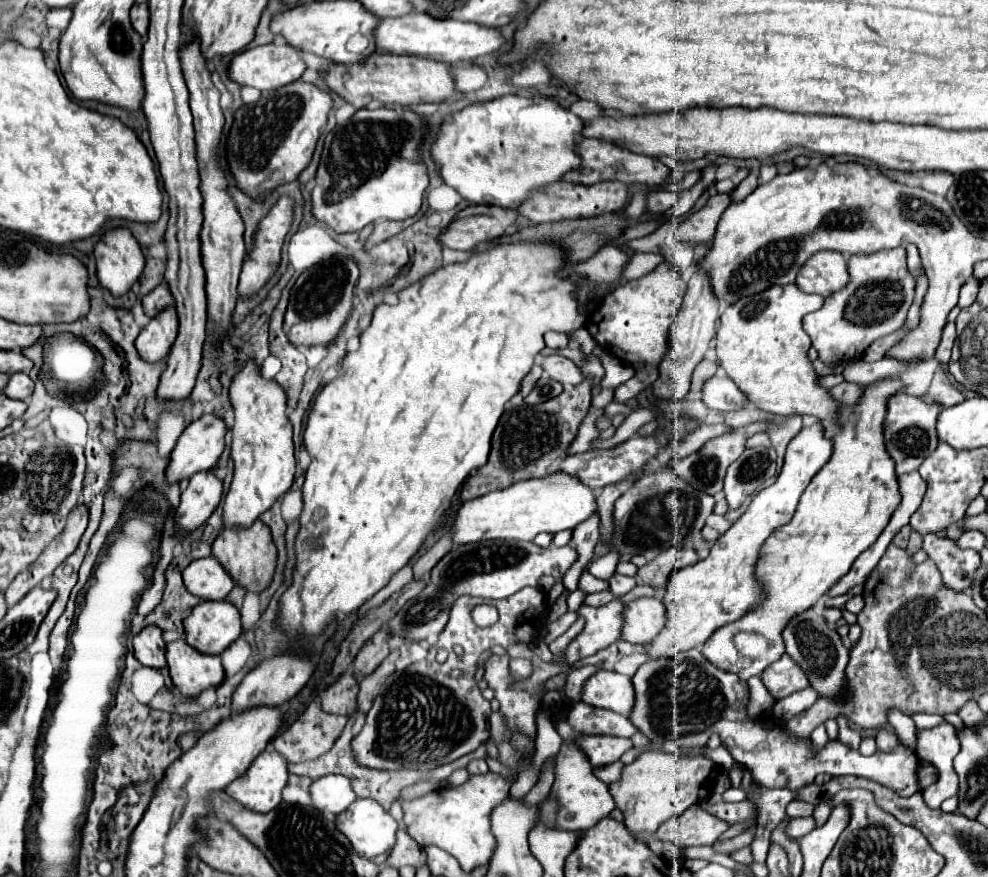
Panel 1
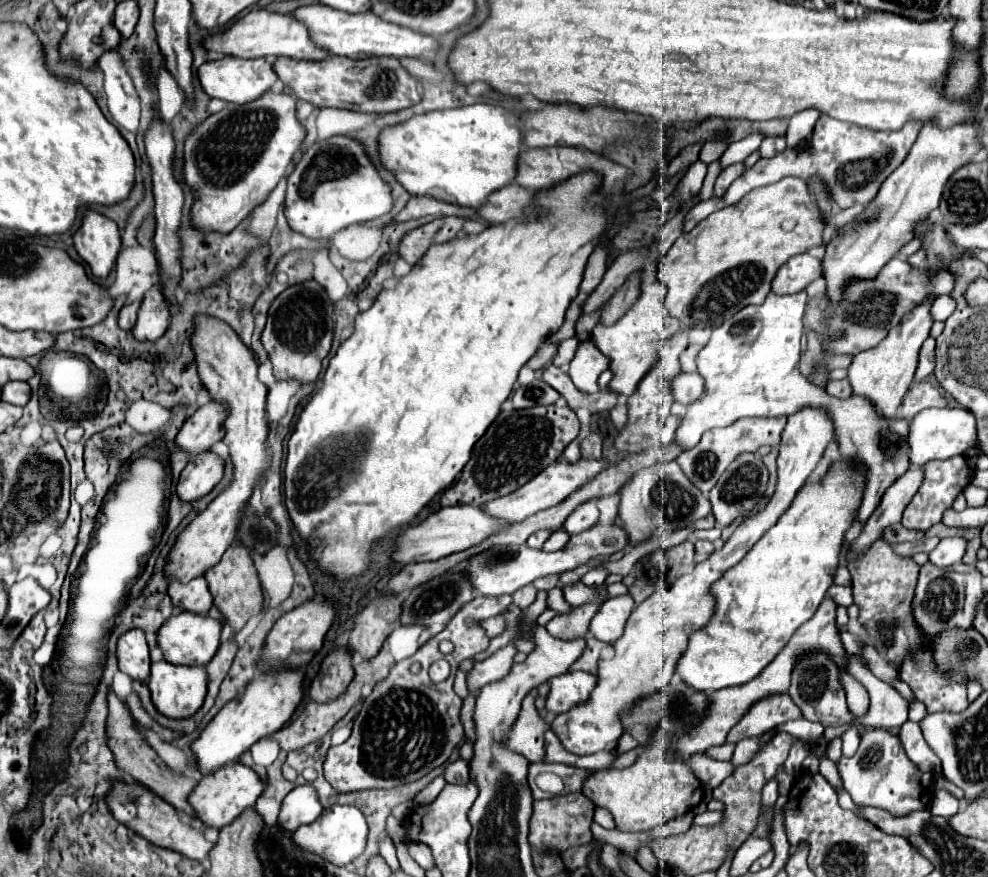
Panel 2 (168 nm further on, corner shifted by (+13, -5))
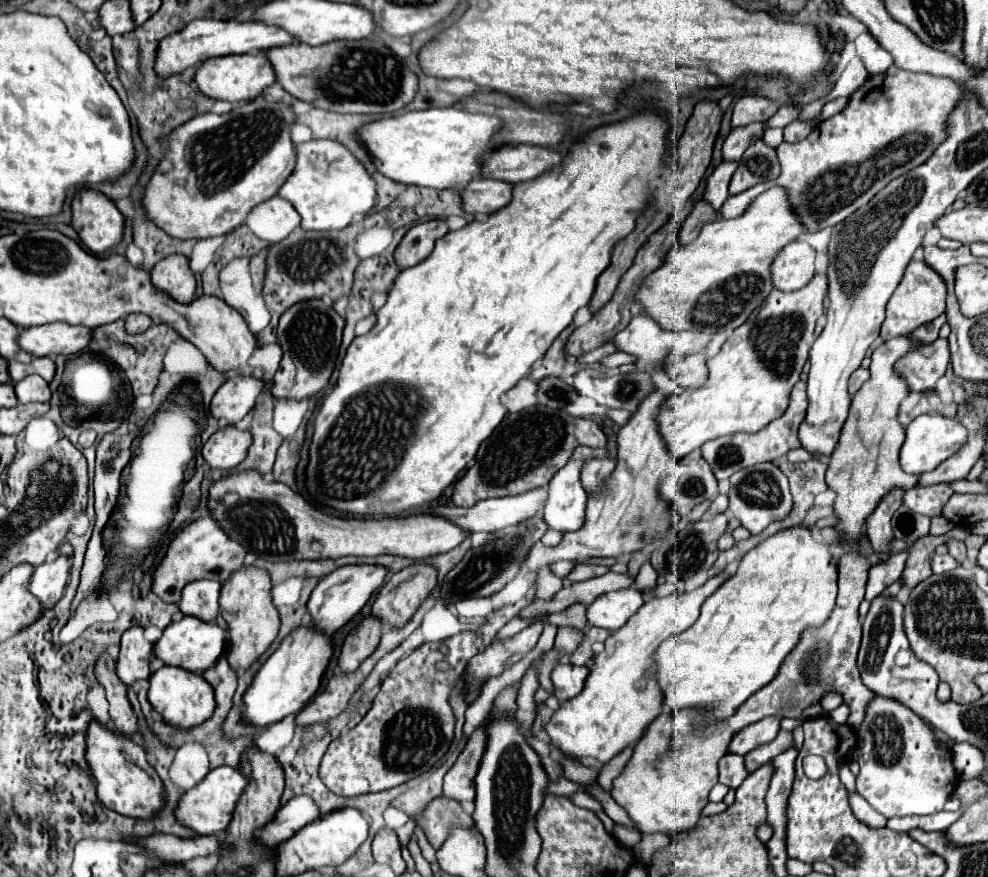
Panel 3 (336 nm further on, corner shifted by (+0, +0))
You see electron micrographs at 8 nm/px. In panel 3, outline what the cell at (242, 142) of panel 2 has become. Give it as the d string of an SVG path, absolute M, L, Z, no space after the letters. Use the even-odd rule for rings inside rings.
M257 97L225 115L195 115L169 137L161 137L167 151L141 199L147 219L177 239L227 235L243 225L249 211L277 195L293 171L295 145L289 135L293 121L295 113L289 107Z

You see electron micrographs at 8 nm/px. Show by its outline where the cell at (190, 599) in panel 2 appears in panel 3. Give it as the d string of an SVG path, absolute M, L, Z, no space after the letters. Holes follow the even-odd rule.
M193 581L185 585L179 609L183 615L193 615L205 623L213 621L219 613L219 591L221 583L219 581Z

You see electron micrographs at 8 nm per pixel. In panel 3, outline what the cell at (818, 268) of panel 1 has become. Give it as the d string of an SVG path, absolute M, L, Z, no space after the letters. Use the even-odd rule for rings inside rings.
M793 241L777 253L771 265L773 287L779 291L795 291L815 275L815 249L805 241Z

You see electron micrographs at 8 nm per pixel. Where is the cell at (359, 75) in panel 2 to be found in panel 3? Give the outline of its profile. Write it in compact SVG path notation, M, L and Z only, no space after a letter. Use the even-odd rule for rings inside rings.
M375 39L329 41L329 45L319 45L319 47L311 47L305 43L283 45L277 49L265 49L265 55L269 55L269 61L273 61L273 69L277 71L277 83L283 85L287 93L325 111L387 115L403 109L407 103L411 103L411 99L417 93L417 75L407 69L401 57L397 57L389 47L377 43Z

